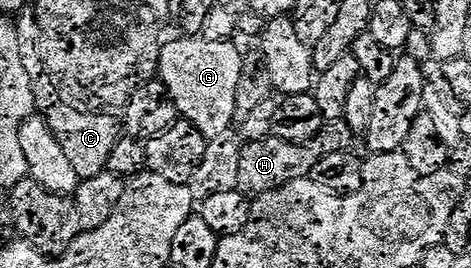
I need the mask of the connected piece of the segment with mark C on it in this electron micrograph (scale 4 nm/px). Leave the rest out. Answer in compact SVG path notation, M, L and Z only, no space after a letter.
M39 93L39 103L35 109L49 131L53 131L57 143L61 143L61 151L65 151L65 159L69 159L73 171L77 171L80 182L108 172L110 156L121 138L121 121L118 116L115 118L111 113L86 113L70 100L59 105L59 101L51 101L51 97L43 97L43 93Z

